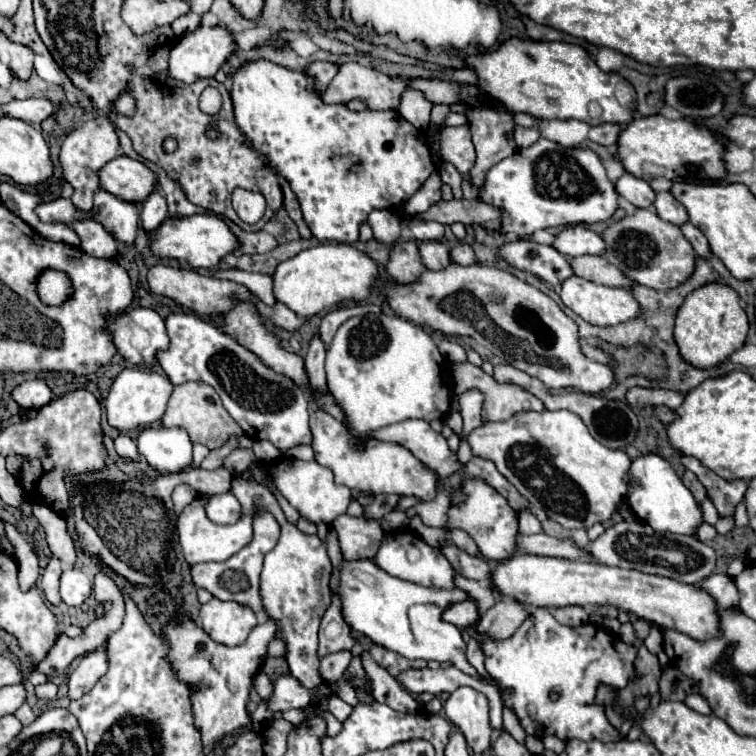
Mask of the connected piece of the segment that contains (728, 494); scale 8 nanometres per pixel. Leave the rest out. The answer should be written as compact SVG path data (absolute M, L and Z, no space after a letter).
M682 455L680 459L682 459L682 465L686 469L690 469L702 481L702 485L708 489L708 497L714 501L718 513L722 517L732 515L736 503L742 501L742 497L746 493L746 487L748 487L746 481L742 481L742 479L726 481L726 479L714 475L714 471L702 467L702 463L698 463L698 459L694 459L694 457Z

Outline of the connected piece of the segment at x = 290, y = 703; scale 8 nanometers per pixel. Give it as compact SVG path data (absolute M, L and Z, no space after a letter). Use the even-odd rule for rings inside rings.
M282 675L280 679L274 681L274 691L272 697L266 699L264 703L272 713L276 711L288 711L288 709L304 709L310 703L312 693L306 691L294 677Z

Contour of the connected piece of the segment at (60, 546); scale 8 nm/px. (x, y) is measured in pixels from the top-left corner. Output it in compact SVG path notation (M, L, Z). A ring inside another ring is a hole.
M32 503L32 513L46 531L46 539L48 539L48 547L50 547L52 555L56 555L60 561L72 565L76 559L76 543L68 531L66 519L60 517L56 511L52 511L44 503Z

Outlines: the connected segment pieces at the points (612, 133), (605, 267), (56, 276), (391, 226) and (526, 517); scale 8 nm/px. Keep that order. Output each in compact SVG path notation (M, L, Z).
M602 123L598 127L592 127L590 129L590 139L600 143L600 145L614 145L616 139L618 139L618 133L620 133L622 125L620 123Z
M580 255L580 257L568 257L568 263L574 271L574 275L600 283L600 285L610 285L610 287L622 287L630 289L632 281L614 265L610 265L604 257L600 255Z
M46 269L36 279L36 291L42 303L50 307L60 307L62 303L66 303L66 299L70 299L74 287L70 283L70 277L64 271Z
M378 209L368 215L368 225L380 243L394 243L400 237L400 215L392 209Z
M522 511L519 516L518 531L525 535L536 535L536 533L542 533L542 525L530 511Z

